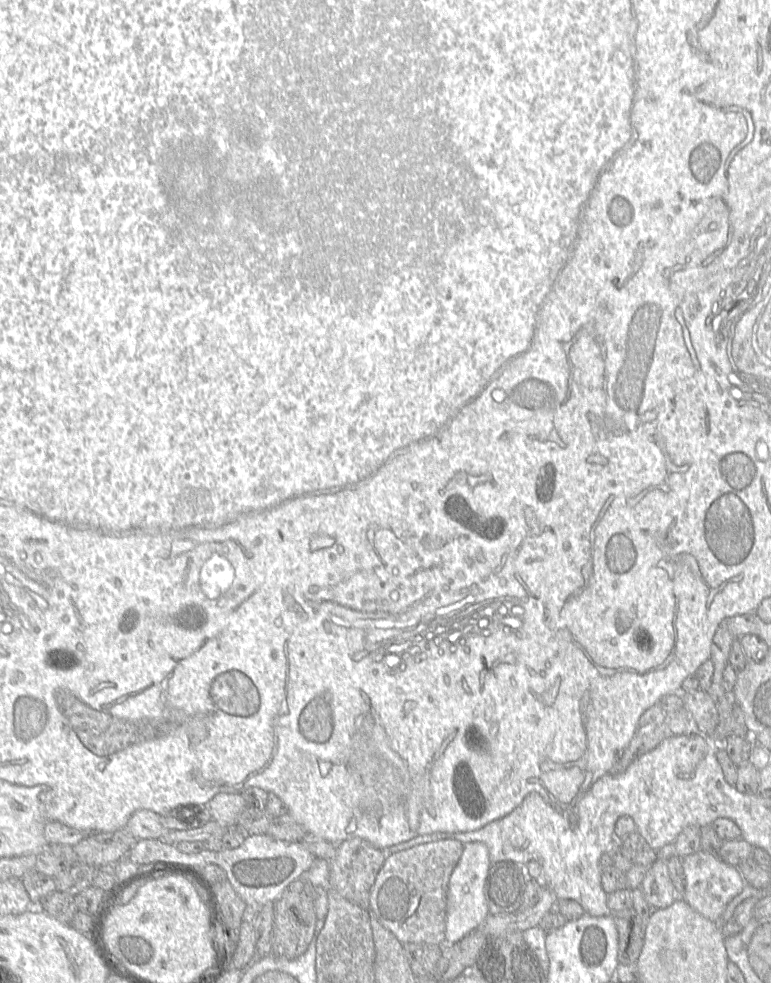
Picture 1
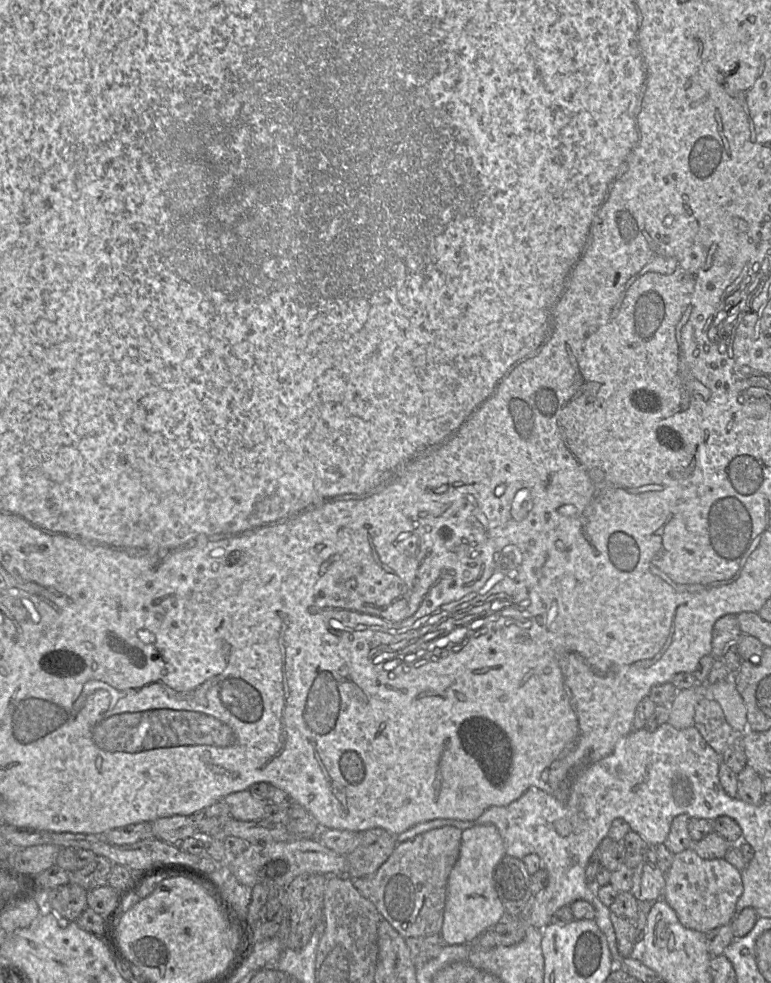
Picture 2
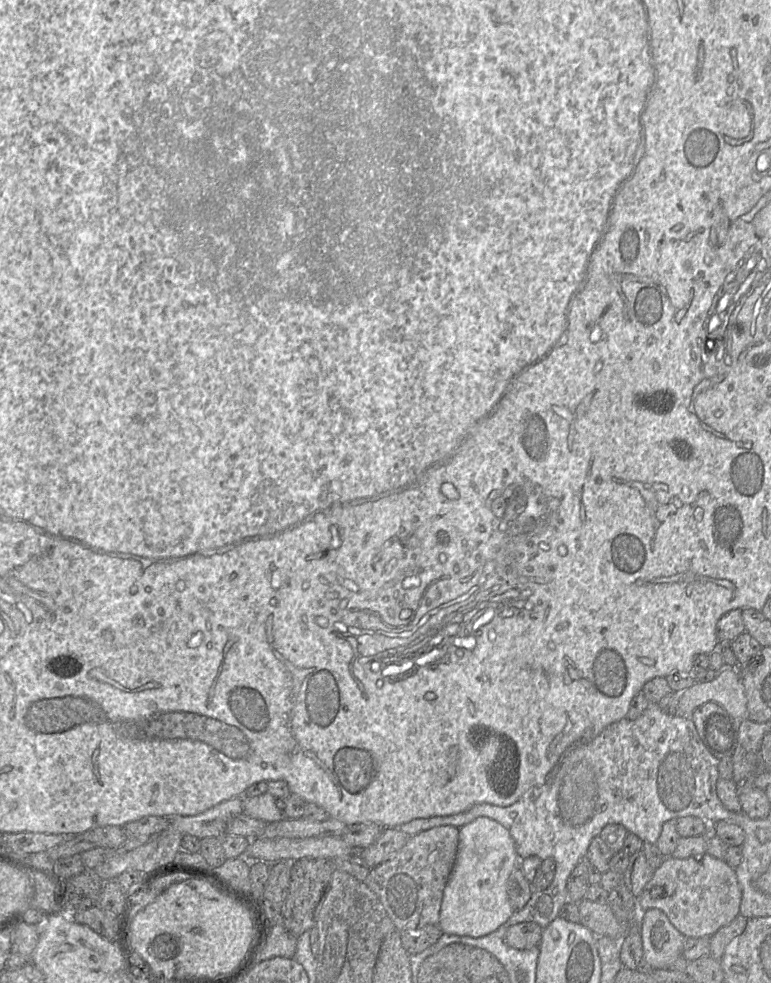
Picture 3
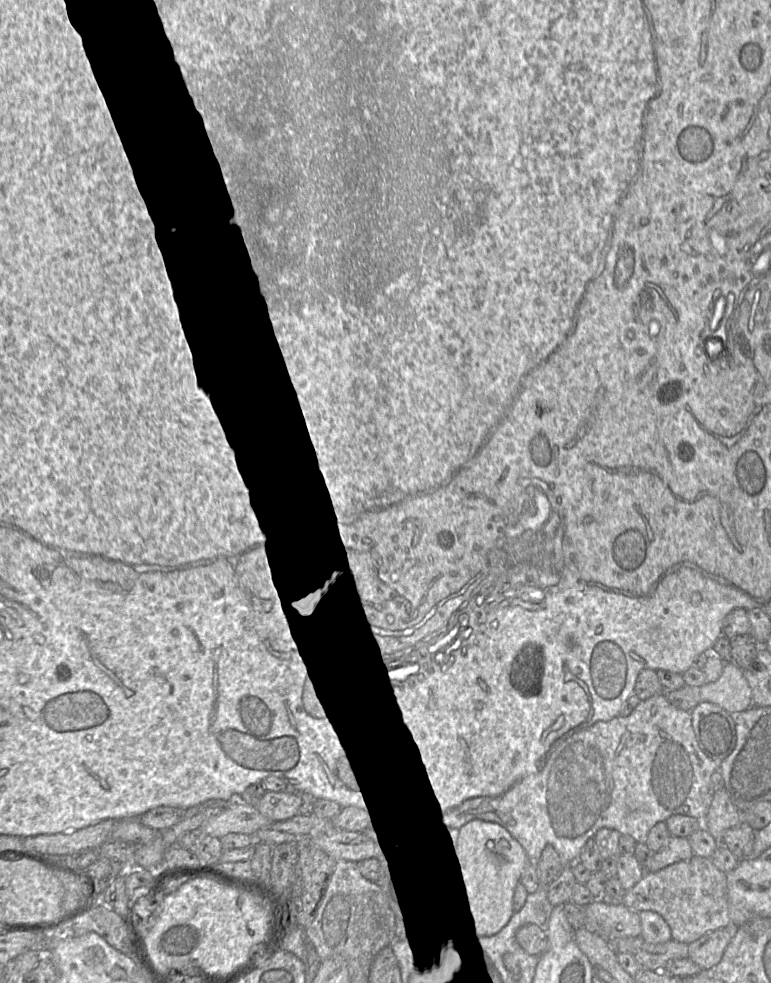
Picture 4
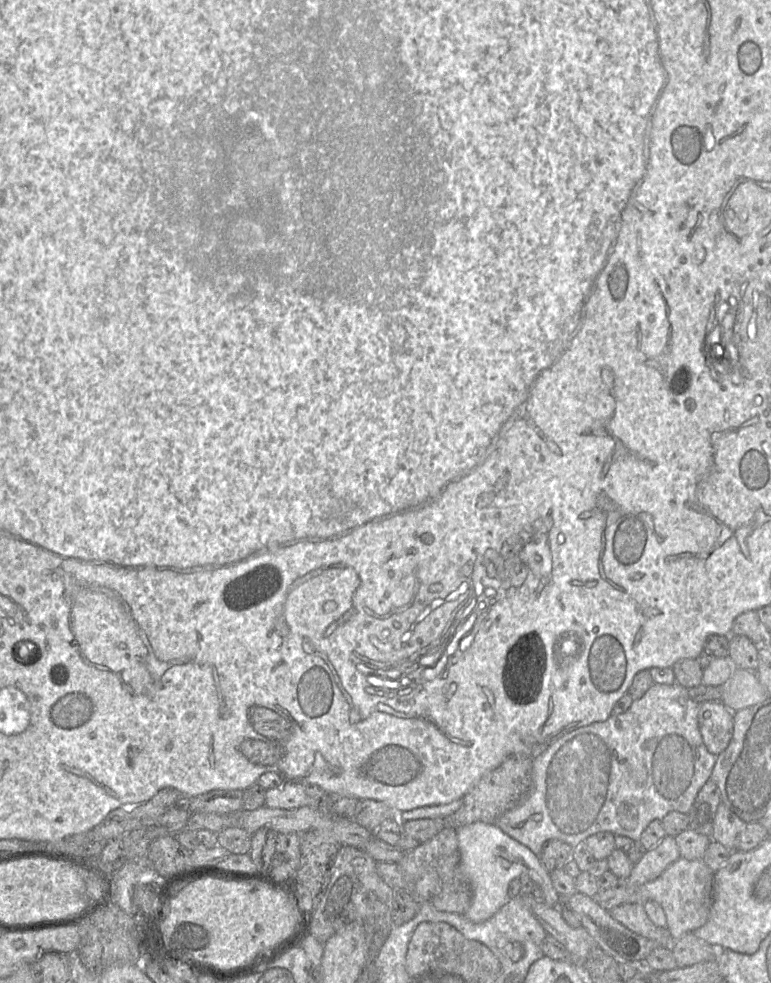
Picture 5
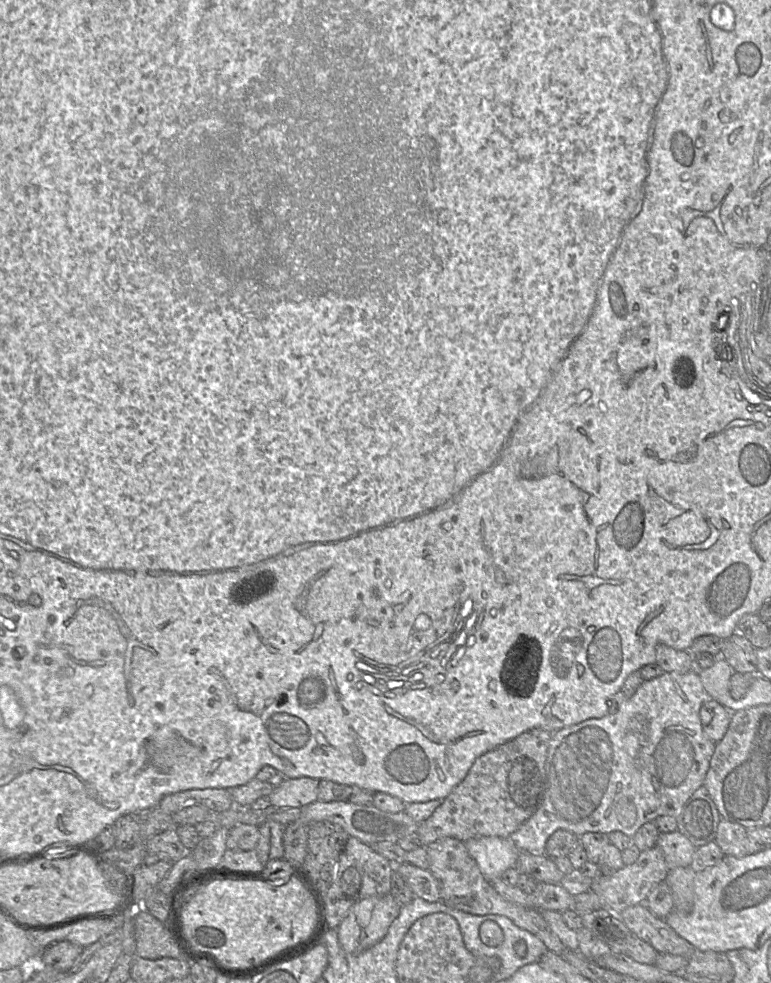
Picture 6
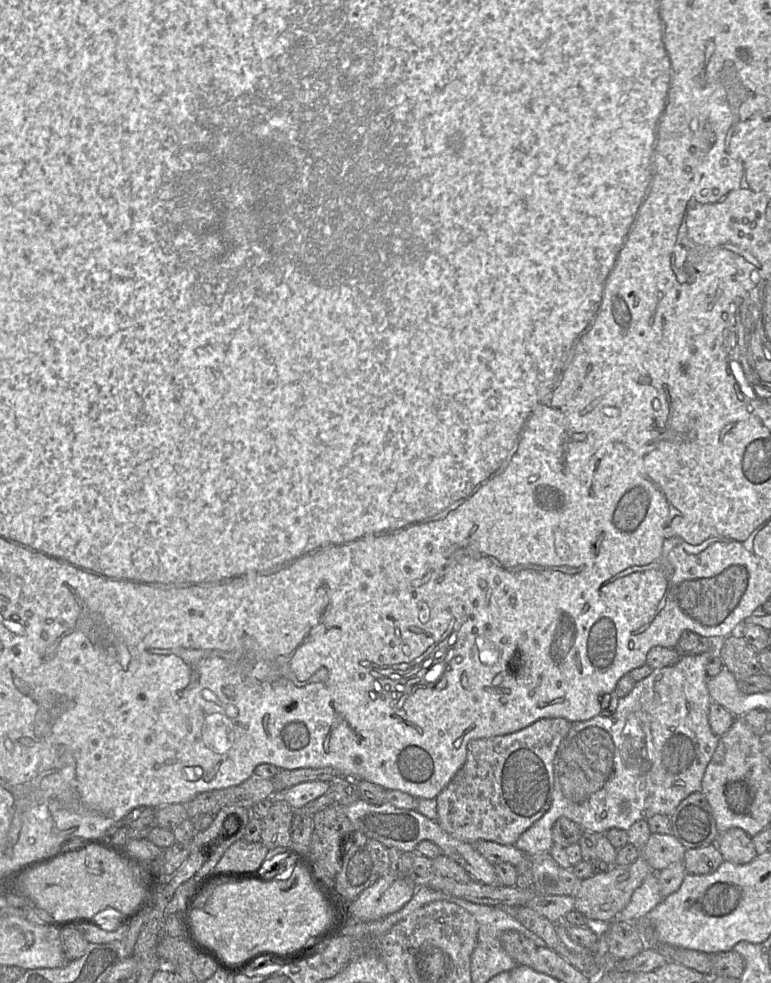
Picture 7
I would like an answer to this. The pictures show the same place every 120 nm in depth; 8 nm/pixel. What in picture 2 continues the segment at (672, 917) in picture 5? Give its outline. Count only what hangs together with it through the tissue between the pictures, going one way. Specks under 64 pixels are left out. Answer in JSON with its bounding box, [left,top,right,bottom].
[662,849,743,933]

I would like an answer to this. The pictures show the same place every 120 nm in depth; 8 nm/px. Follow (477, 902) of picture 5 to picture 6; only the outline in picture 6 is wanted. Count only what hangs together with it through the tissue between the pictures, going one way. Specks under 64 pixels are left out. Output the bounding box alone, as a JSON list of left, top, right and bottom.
[464,837,519,882]

